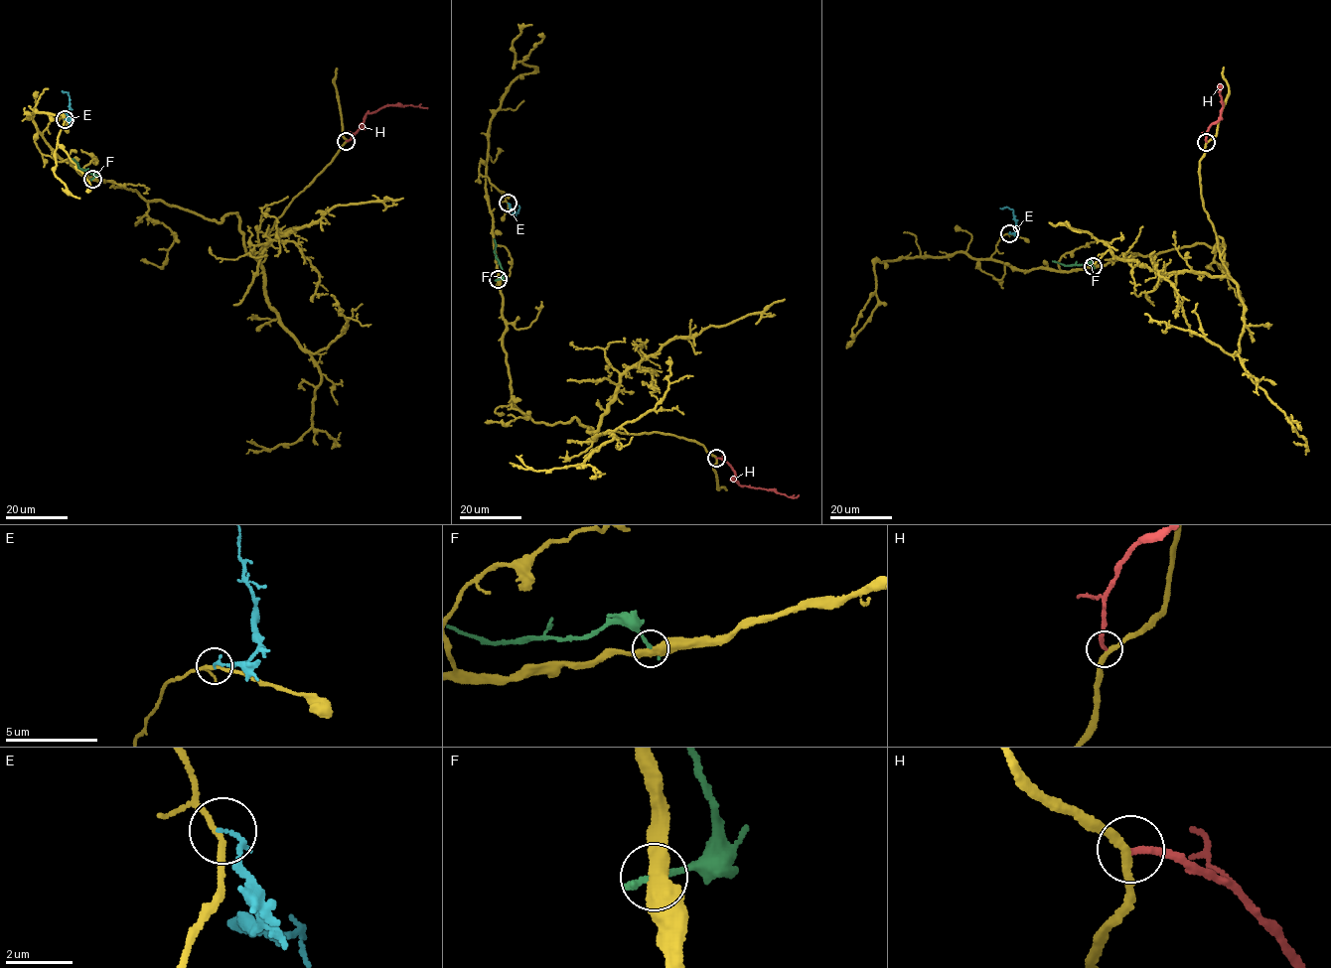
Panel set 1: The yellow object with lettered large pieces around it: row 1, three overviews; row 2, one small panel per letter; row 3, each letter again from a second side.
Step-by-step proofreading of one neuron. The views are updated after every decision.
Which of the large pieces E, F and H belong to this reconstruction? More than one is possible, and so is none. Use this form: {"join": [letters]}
{"join": ["E"]}

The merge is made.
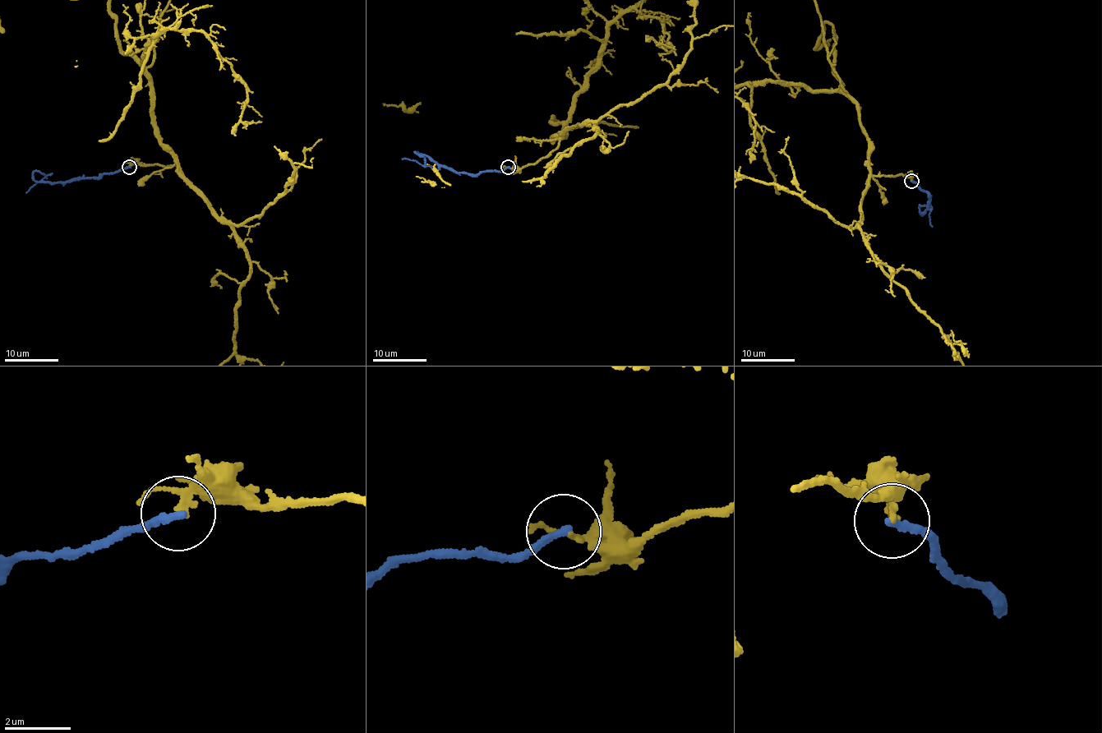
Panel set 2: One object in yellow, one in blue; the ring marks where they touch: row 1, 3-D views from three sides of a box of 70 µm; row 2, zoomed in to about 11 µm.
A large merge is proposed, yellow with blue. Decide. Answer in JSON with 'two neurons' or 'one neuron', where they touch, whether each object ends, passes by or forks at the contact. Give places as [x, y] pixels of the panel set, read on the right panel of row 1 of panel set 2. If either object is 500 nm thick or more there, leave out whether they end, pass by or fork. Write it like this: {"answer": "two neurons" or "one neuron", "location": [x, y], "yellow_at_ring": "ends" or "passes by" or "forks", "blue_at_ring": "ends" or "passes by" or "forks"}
{"answer": "two neurons", "location": [911, 181], "yellow_at_ring": "passes by", "blue_at_ring": "ends"}

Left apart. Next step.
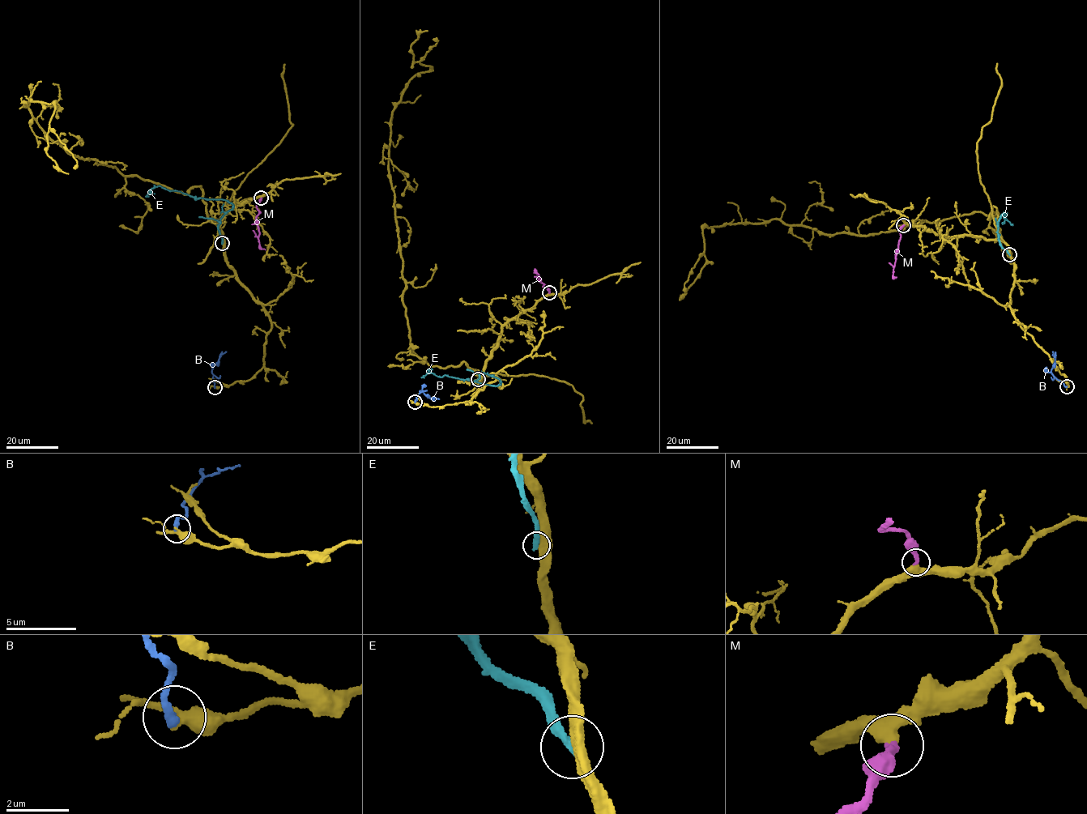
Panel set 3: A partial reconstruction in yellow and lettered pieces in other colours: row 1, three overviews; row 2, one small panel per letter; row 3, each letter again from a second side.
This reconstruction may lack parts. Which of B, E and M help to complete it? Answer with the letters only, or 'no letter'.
M

